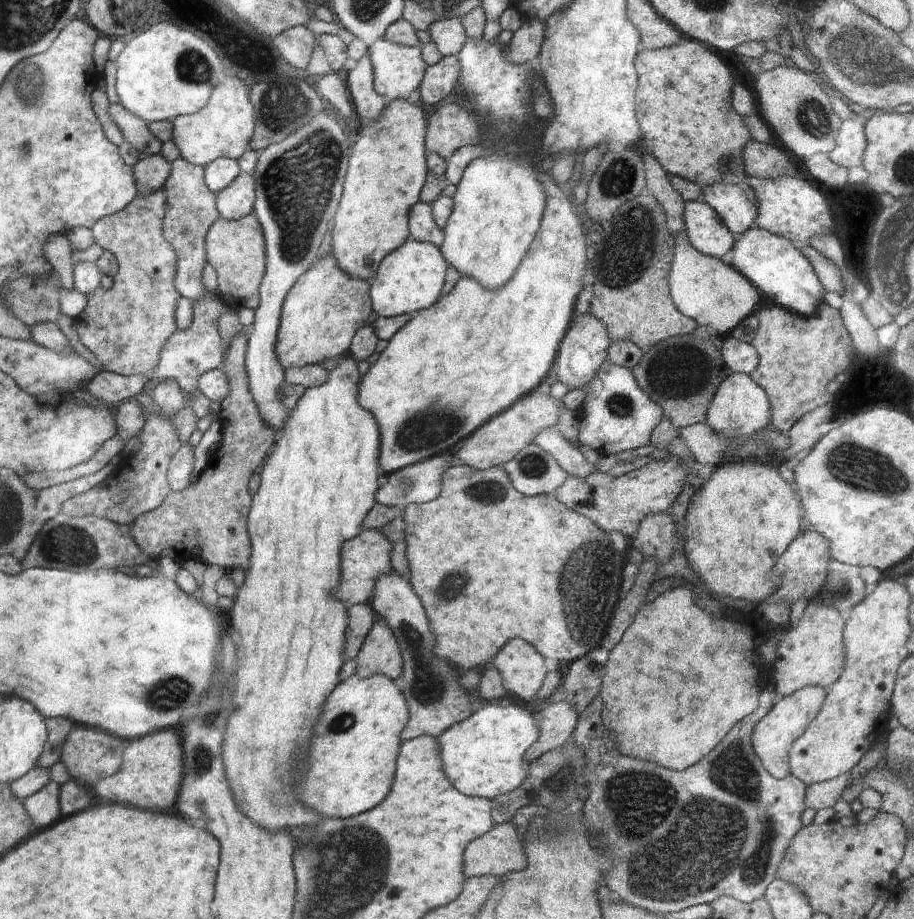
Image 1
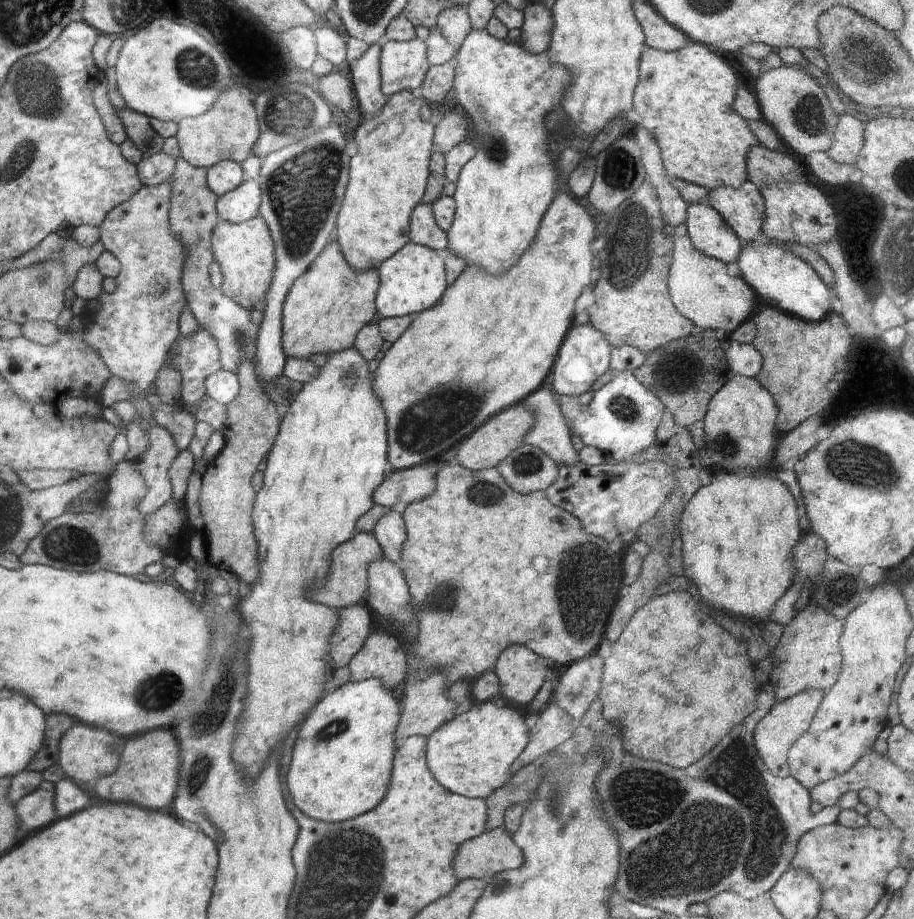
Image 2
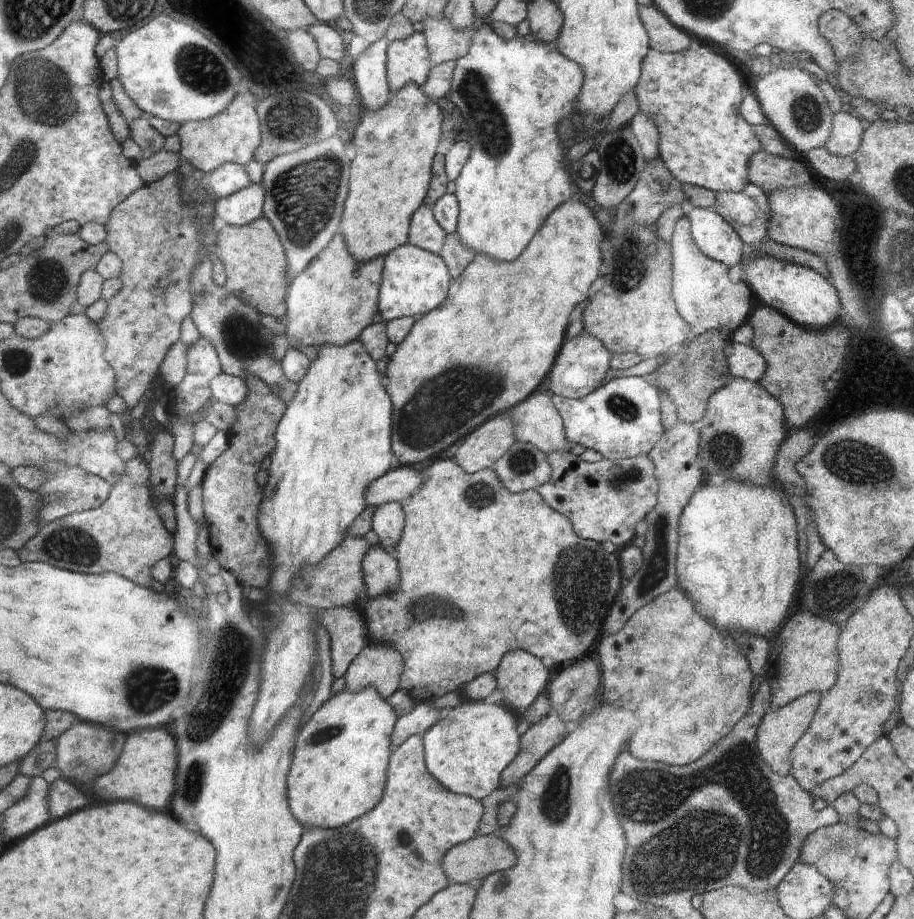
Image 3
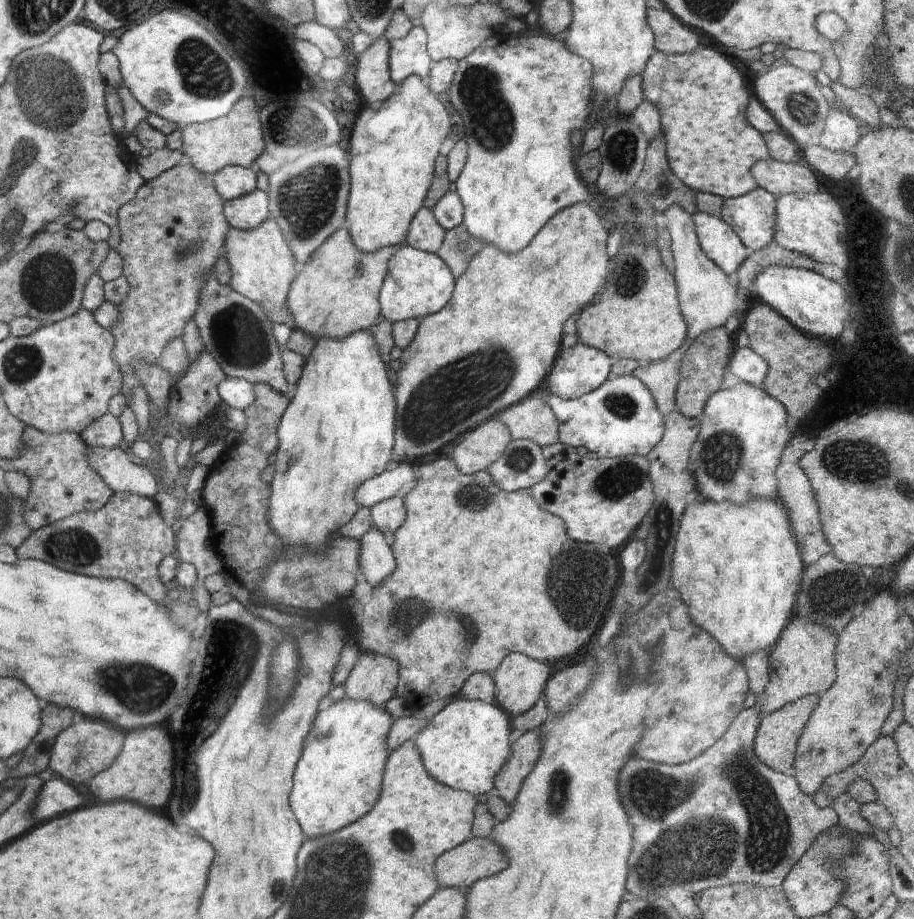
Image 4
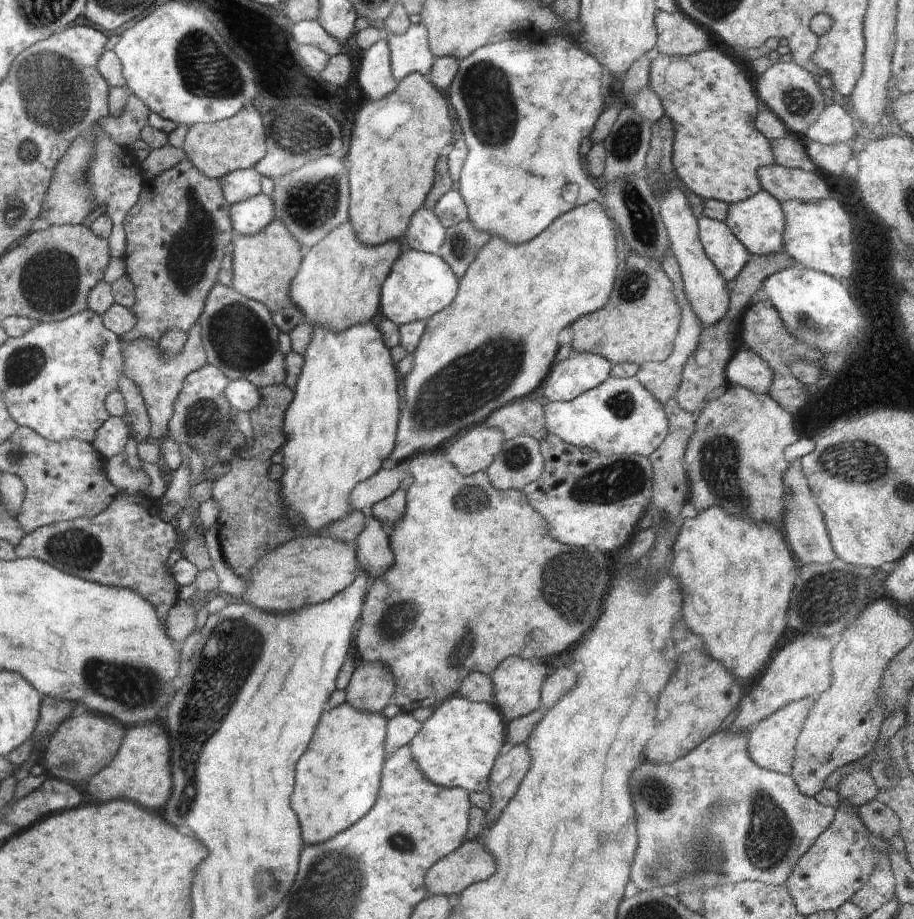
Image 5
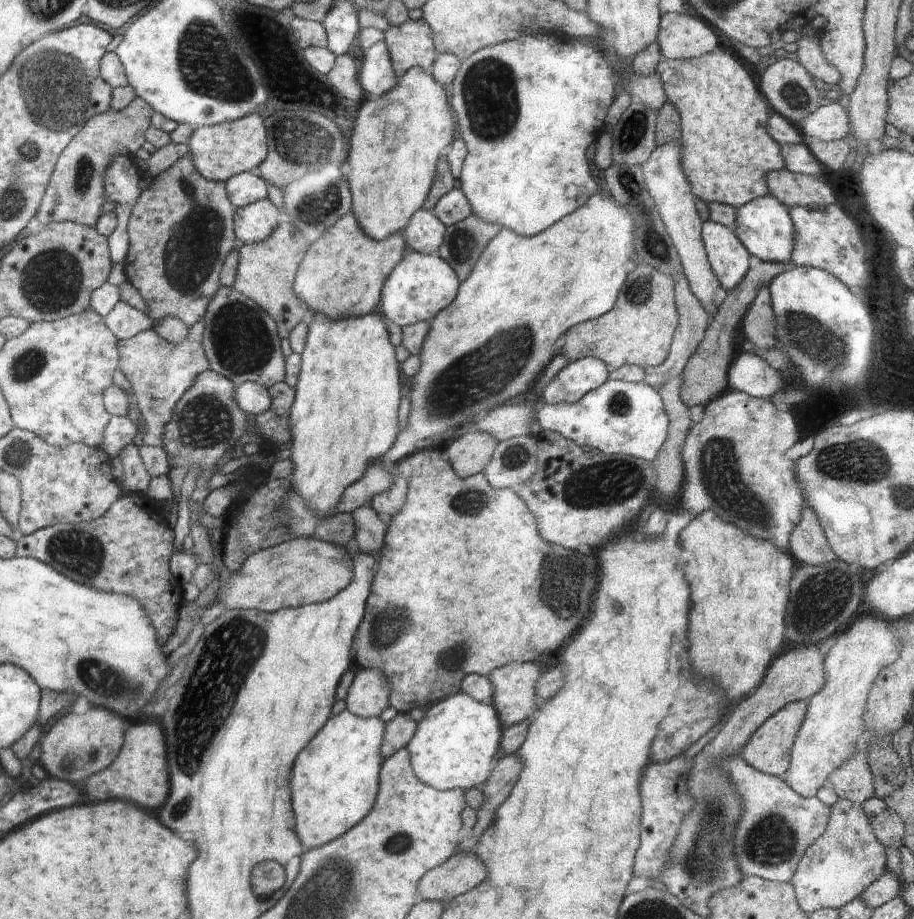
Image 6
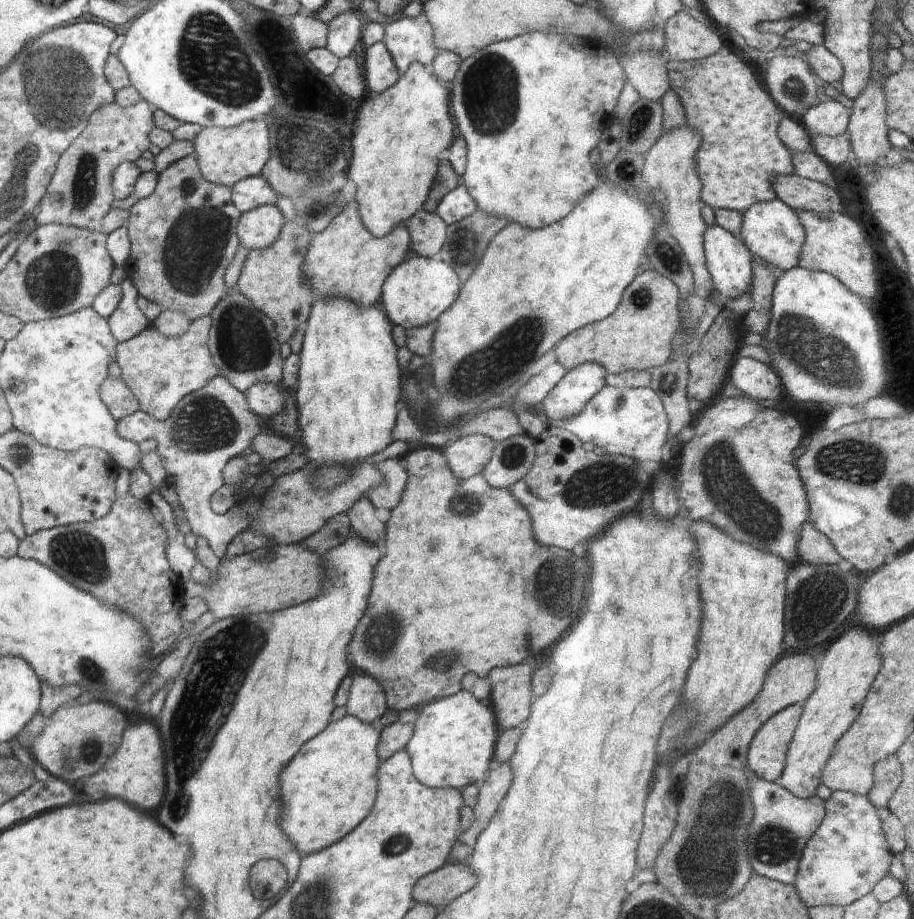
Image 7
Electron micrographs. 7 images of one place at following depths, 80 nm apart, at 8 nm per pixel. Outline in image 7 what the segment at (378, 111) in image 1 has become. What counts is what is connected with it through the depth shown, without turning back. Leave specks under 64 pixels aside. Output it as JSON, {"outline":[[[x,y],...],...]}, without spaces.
{"outline":[[[383,42],[369,46],[365,53],[364,82],[371,94],[380,94],[397,83],[400,70]]]}

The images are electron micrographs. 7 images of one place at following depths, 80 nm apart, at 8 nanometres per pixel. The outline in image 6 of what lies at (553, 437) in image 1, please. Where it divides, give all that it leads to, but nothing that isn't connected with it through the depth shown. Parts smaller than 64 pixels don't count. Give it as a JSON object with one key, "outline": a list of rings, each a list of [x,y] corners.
{"outline":[[[523,398],[511,401],[505,405],[496,406],[490,412],[487,412],[484,417],[478,420],[476,424],[478,430],[493,434],[500,442],[512,437],[531,434],[530,426],[536,421],[532,405],[532,402],[530,404],[528,402],[525,403],[525,398]]]}

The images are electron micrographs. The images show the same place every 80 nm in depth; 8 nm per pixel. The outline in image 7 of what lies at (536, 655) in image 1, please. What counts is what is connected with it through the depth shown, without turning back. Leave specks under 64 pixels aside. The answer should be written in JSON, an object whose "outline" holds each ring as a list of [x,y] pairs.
{"outline":[[[524,662],[490,671],[488,676],[491,681],[490,703],[497,710],[498,724],[503,730],[523,726],[532,714],[532,704],[535,699],[532,683],[534,669],[533,663]]]}

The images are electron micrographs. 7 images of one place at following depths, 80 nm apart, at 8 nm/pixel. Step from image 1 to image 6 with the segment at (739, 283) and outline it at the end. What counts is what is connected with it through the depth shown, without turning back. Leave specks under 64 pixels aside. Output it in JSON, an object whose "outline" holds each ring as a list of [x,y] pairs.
{"outline":[[[681,140],[674,144],[656,146],[641,169],[648,192],[654,199],[662,222],[676,247],[683,275],[686,277],[691,293],[696,296],[702,307],[712,313],[715,310],[713,296],[721,284],[710,266],[701,237],[703,220],[700,220],[700,216],[698,216],[691,184],[681,167]]]}

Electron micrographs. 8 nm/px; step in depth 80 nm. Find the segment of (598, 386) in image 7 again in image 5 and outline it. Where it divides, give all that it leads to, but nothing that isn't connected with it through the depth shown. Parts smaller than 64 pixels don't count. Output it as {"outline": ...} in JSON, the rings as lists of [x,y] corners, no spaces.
{"outline":[[[570,351],[570,354],[558,361],[545,378],[544,396],[550,401],[574,400],[592,387],[600,386],[614,366],[607,358],[599,354]]]}

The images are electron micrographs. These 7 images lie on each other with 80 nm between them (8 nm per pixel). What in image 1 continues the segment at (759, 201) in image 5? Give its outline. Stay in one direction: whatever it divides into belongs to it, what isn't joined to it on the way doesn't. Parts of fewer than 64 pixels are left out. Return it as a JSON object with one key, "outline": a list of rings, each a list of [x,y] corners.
{"outline":[[[749,182],[709,184],[699,200],[709,204],[736,237],[754,225],[759,202]]]}

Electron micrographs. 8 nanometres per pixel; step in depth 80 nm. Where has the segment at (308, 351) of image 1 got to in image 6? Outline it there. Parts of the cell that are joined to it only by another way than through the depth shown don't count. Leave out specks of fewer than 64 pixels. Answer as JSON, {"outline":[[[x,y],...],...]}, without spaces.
{"outline":[[[352,212],[342,216],[331,228],[306,251],[306,264],[300,266],[294,290],[302,301],[314,309],[314,313],[324,313],[331,319],[360,318],[378,308],[382,284],[401,262],[404,252],[403,233],[395,233],[376,241],[367,237]]]}

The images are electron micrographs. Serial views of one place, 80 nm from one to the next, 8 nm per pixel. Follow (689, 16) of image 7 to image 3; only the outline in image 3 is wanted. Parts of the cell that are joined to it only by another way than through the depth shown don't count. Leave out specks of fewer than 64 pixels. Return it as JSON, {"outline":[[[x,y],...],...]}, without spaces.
{"outline":[[[639,6],[640,20],[650,36],[650,47],[664,53],[684,52],[692,44],[692,36],[678,28],[657,7]]]}

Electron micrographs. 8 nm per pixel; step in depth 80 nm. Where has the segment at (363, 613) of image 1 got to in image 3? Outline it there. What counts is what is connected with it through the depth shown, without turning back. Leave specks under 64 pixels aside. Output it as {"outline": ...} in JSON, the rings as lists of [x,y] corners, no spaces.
{"outline":[[[360,607],[320,610],[322,624],[330,635],[332,674],[334,678],[345,676],[354,658],[370,643]]]}

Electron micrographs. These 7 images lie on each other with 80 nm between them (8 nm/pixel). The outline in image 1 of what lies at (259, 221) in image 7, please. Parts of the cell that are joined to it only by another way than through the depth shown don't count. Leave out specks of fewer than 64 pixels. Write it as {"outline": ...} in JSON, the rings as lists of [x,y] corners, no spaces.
{"outline":[[[242,172],[234,183],[217,193],[217,209],[226,220],[238,220],[253,212],[256,181],[252,173]]]}

